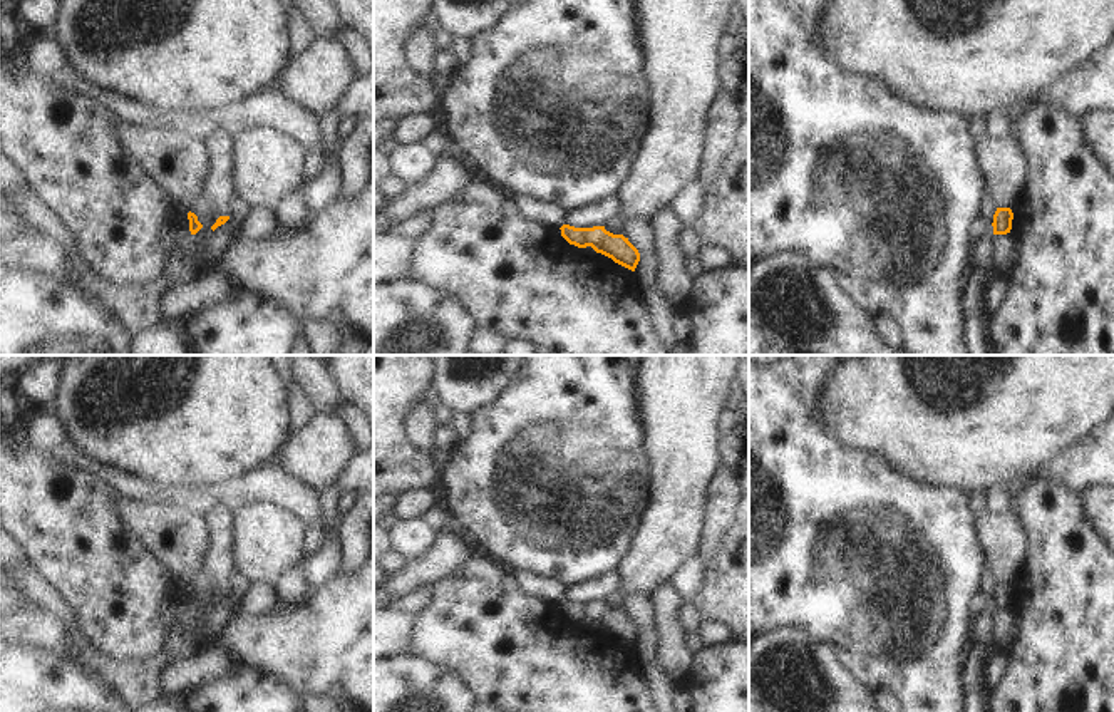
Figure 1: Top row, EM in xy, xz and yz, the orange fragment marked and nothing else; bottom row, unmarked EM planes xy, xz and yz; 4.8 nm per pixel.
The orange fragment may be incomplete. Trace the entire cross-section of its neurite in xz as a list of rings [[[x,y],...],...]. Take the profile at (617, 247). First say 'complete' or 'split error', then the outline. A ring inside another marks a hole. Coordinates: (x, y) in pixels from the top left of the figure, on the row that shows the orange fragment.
complete; [[[563,224],[561,236],[578,248],[591,246],[596,253],[611,258],[615,263],[635,271],[640,253],[623,235],[613,235],[605,226],[575,228]]]

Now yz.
complete; [[[997,208],[993,214],[993,235],[1007,235],[1012,230],[1013,213],[1010,208]]]

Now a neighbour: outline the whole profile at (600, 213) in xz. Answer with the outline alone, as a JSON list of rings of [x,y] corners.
[[[611,196],[595,204],[568,211],[565,224],[575,228],[605,226],[616,214],[620,214],[620,201],[618,196]]]

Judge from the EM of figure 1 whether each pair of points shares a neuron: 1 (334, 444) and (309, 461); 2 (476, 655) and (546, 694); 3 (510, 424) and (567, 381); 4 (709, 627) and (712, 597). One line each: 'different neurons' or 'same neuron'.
1: same neuron
2: same neuron
3: same neuron
4: different neurons

